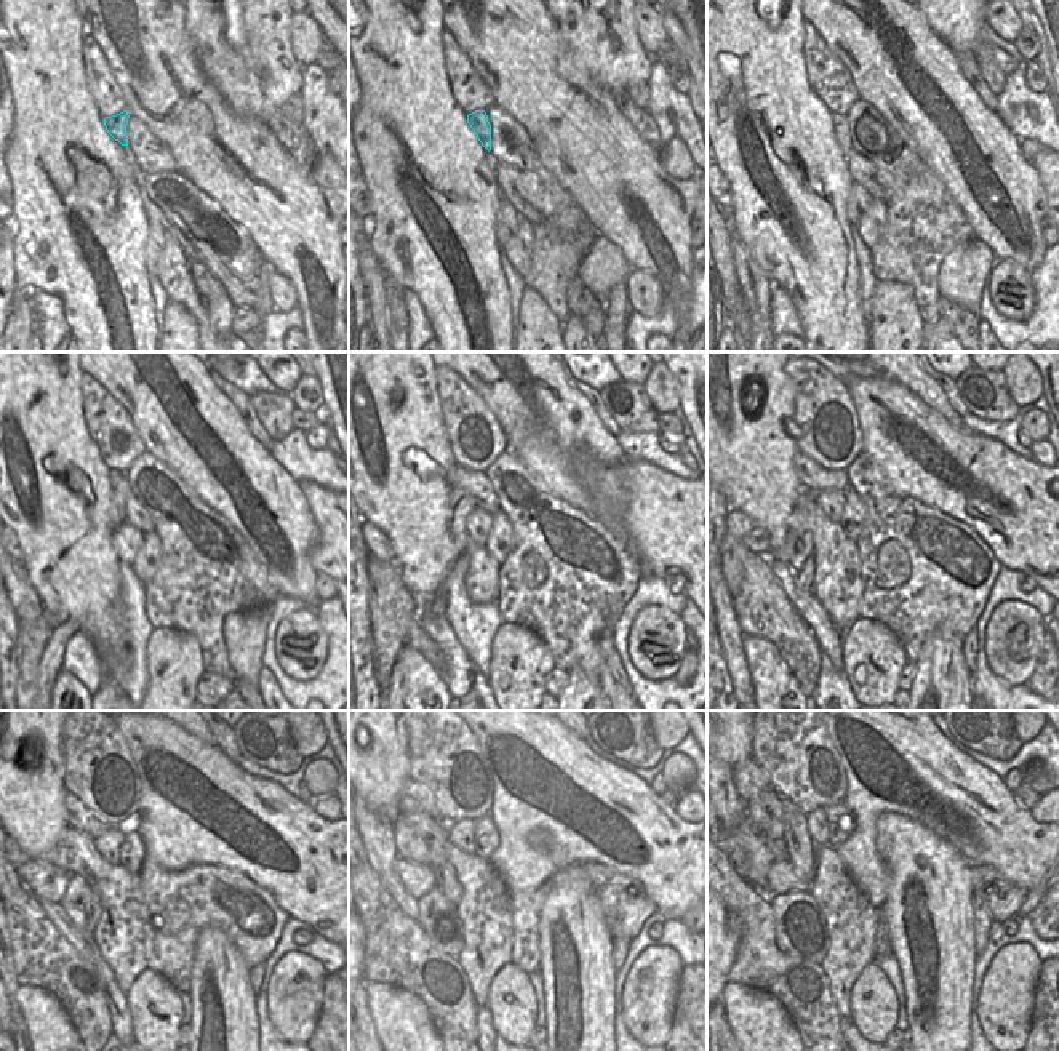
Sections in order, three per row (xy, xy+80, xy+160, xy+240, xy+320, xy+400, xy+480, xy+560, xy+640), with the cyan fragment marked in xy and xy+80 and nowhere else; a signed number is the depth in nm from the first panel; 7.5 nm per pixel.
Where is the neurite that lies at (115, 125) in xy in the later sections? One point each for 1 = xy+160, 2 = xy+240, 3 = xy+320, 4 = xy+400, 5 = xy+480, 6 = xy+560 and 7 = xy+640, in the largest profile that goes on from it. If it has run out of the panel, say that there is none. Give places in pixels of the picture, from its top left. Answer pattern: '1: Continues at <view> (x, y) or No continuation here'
1: Continues at xy+160 (840, 123)
2: Continues at xy+240 (119, 482)
3: Continues at xy+320 (461, 504)
4: Continues at xy+400 (799, 546)
5: Continues at xy+480 (75, 901)
6: Continues at xy+560 (439, 917)
7: Continues at xy+640 (800, 927)

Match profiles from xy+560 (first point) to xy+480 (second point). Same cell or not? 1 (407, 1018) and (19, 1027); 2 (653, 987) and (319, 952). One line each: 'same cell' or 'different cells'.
1: different cells
2: different cells

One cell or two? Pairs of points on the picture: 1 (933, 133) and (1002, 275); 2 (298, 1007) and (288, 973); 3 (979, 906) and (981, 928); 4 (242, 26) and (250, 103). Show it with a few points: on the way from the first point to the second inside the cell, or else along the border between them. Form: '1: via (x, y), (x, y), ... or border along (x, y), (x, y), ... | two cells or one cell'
1: border along (999, 259), (1013, 259), (1029, 272) | two cells
2: via (295, 999), (295, 984), (291, 981) | one cell
3: via (981, 911), (981, 923) | one cell
4: via (242, 45), (250, 59), (250, 83) | one cell

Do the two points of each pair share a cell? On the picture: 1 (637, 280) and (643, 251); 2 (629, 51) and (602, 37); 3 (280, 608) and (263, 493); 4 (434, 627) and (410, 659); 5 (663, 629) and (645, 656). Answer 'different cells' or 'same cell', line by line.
1: different cells
2: same cell
3: different cells
4: different cells
5: same cell

